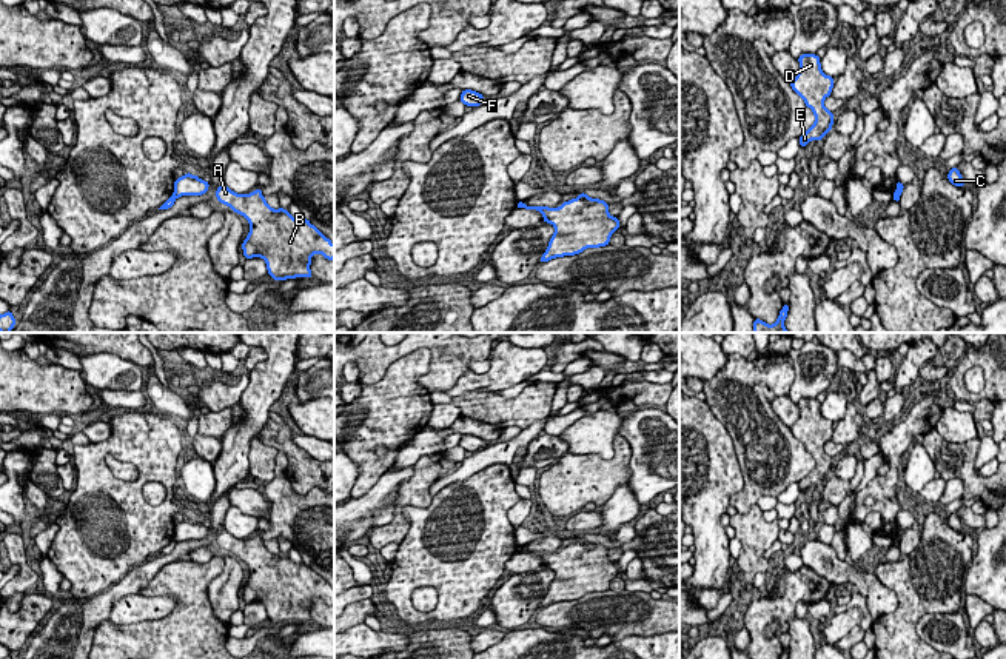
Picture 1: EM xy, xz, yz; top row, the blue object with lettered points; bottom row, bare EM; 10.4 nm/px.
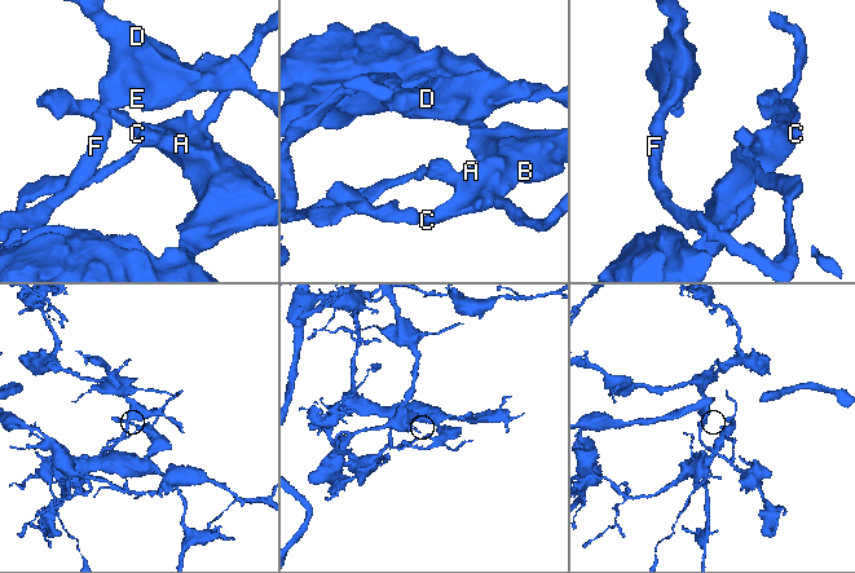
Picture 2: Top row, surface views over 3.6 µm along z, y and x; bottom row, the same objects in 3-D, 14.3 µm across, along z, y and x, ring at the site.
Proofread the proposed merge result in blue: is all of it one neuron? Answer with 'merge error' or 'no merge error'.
merge error

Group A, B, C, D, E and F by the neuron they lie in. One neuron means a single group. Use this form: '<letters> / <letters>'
A B C / D E F

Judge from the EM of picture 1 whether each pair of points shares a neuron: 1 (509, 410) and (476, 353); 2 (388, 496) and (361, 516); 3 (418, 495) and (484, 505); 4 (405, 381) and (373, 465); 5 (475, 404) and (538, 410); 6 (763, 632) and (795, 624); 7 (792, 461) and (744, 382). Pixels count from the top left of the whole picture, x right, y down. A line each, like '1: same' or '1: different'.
1: different
2: same
3: different
4: same
5: same
6: different
7: same

